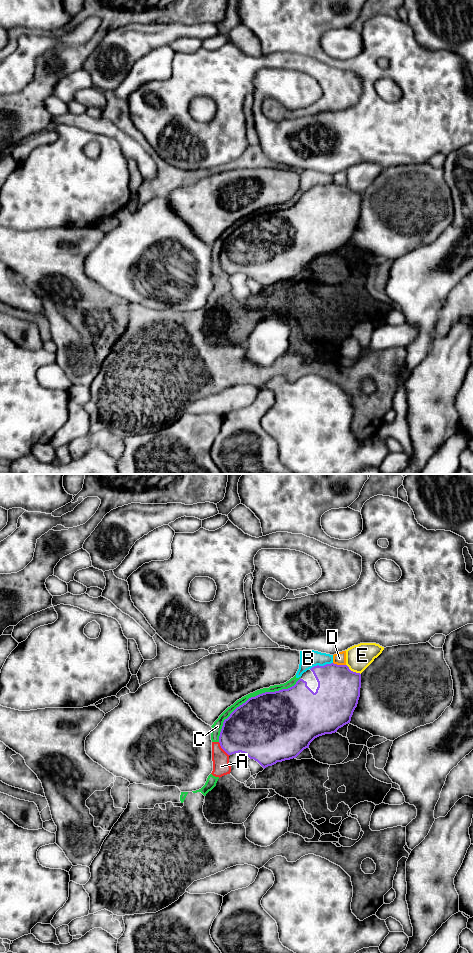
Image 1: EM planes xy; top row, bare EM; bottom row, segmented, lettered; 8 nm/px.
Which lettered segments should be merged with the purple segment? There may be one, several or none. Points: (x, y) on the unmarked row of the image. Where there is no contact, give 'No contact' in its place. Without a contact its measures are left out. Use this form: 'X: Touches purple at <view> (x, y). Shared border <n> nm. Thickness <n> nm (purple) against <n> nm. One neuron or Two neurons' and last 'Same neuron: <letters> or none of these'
A: Touches purple at xy (223, 269). Shared border 140 nm. Thickness 360 nm (purple) against 140 nm. Two neurons
B: Touches purple at xy (321, 186). Shared border 190 nm. Thickness 340 nm (purple) against 140 nm. Two neurons
C: Touches purple at xy (252, 217). Shared border 850 nm. Thickness 500 nm (purple) against 60 nm. Two neurons
D: Touches purple at xy (339, 185). Shared border 110 nm. Thickness 340 nm (purple) against 100 nm. Two neurons
E: Touches purple at xy (352, 191). Shared border 150 nm. Thickness 340 nm (purple) against 200 nm. Two neurons
Same neuron: none of these

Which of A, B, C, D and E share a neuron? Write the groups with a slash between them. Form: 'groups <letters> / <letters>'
groups A B C / D / E

